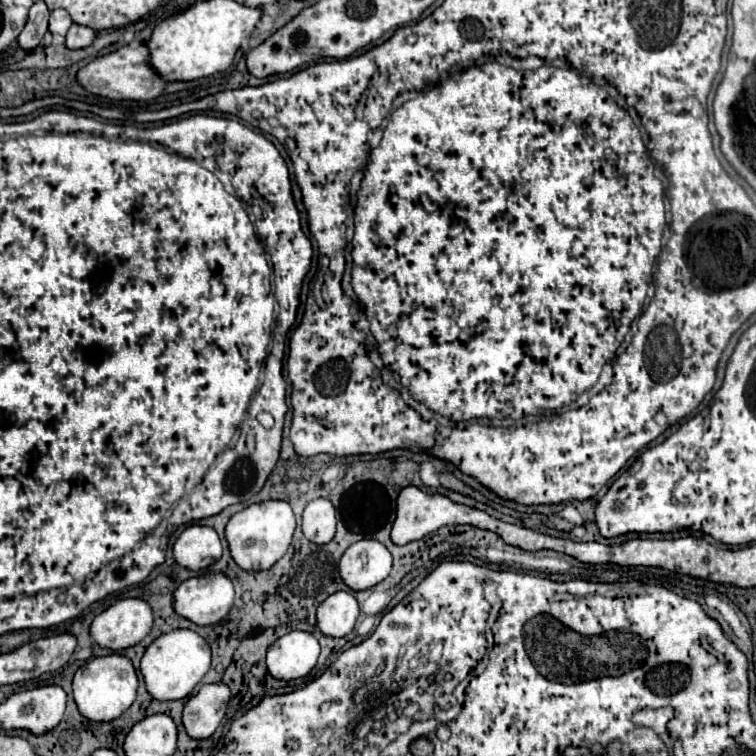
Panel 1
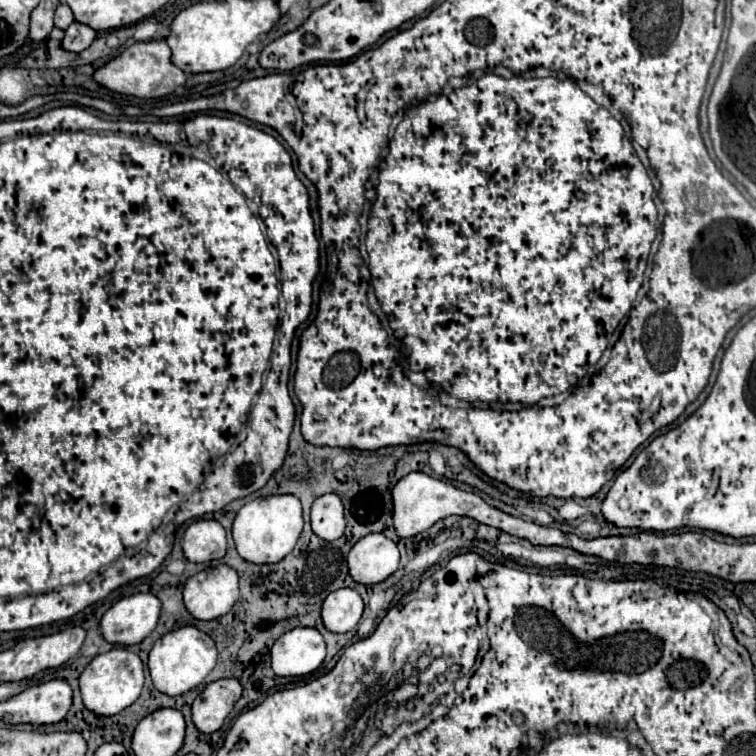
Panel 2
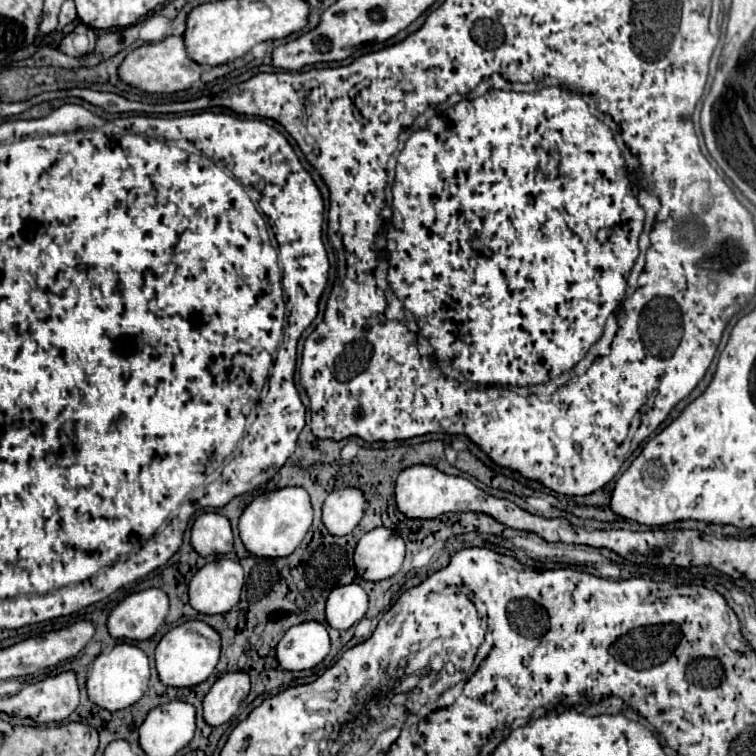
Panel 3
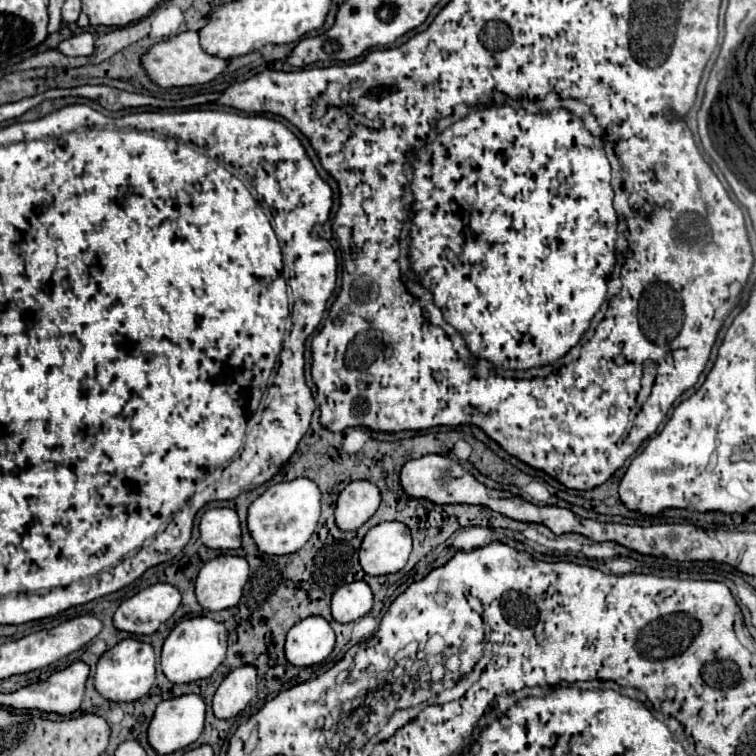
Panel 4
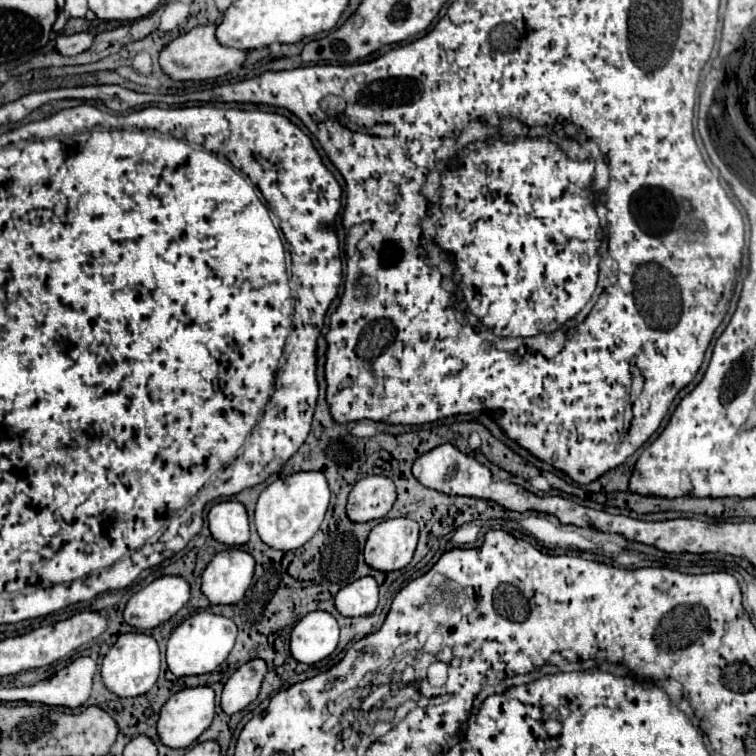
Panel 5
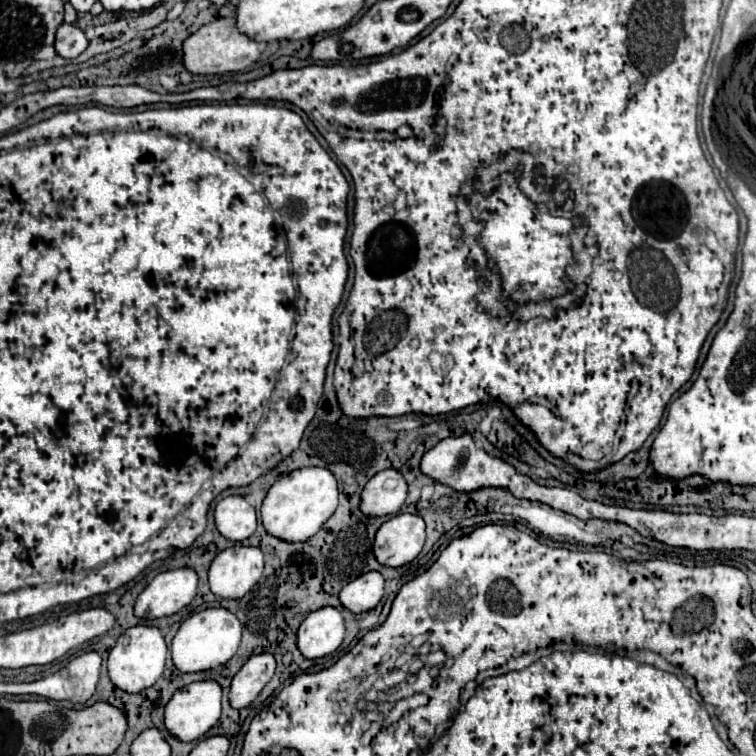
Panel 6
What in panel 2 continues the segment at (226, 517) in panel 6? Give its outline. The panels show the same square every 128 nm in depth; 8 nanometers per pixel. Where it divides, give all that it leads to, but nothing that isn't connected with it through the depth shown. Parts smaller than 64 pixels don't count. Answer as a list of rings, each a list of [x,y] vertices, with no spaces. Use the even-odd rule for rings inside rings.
[[[194,520],[184,532],[182,548],[190,562],[220,560],[226,554],[226,530],[216,520]]]

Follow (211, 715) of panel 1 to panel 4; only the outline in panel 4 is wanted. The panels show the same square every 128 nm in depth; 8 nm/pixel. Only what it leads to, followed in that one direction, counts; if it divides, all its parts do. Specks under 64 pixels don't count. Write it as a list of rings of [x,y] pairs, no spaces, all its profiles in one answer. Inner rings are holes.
[[[240,666],[232,670],[218,686],[212,708],[216,718],[234,718],[246,708],[246,704],[256,696],[258,672],[254,666]]]

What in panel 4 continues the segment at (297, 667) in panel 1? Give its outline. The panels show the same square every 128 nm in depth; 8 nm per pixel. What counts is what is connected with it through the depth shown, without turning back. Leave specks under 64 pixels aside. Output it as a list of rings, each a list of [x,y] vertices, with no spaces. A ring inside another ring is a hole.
[[[308,616],[300,620],[286,638],[286,658],[294,666],[312,666],[326,660],[334,648],[336,636],[328,620]]]

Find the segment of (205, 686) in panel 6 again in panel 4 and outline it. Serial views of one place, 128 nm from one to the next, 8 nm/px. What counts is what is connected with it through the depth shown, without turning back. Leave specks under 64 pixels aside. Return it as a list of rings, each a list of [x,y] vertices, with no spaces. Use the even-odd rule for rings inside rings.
[[[184,694],[158,704],[148,728],[148,740],[160,754],[188,748],[204,730],[206,702],[198,694]]]

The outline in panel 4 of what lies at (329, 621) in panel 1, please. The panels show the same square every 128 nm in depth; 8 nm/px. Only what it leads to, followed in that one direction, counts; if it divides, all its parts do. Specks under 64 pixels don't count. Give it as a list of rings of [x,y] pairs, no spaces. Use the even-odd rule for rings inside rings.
[[[366,582],[340,586],[332,596],[332,616],[338,622],[354,622],[372,610],[372,590]]]

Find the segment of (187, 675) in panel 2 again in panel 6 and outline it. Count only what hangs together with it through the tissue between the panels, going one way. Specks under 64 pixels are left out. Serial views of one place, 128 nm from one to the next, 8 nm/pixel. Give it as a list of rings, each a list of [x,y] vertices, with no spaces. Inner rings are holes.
[[[206,608],[186,618],[172,640],[172,660],[180,672],[202,672],[226,664],[238,650],[242,638],[240,620],[226,608]]]

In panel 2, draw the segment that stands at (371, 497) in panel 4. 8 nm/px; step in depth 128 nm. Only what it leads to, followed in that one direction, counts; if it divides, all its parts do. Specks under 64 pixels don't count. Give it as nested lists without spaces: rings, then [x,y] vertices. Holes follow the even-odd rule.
[[[336,494],[320,496],[312,506],[312,530],[322,540],[338,540],[346,530],[344,504]]]

